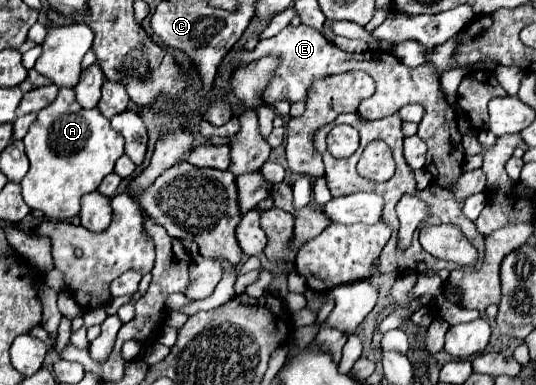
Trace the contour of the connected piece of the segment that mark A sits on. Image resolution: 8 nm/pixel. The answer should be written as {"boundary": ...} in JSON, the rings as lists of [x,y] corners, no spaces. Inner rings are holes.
{"boundary":[[[60,89],[58,97],[54,103],[50,103],[46,109],[38,113],[38,119],[30,125],[26,137],[26,155],[30,159],[30,171],[22,179],[22,197],[24,203],[30,209],[42,211],[48,219],[52,221],[66,221],[76,215],[80,215],[80,199],[86,193],[92,193],[98,189],[100,181],[114,171],[116,159],[124,153],[124,139],[118,135],[112,127],[110,121],[98,111],[98,109],[84,109],[76,101],[74,89]]]}

